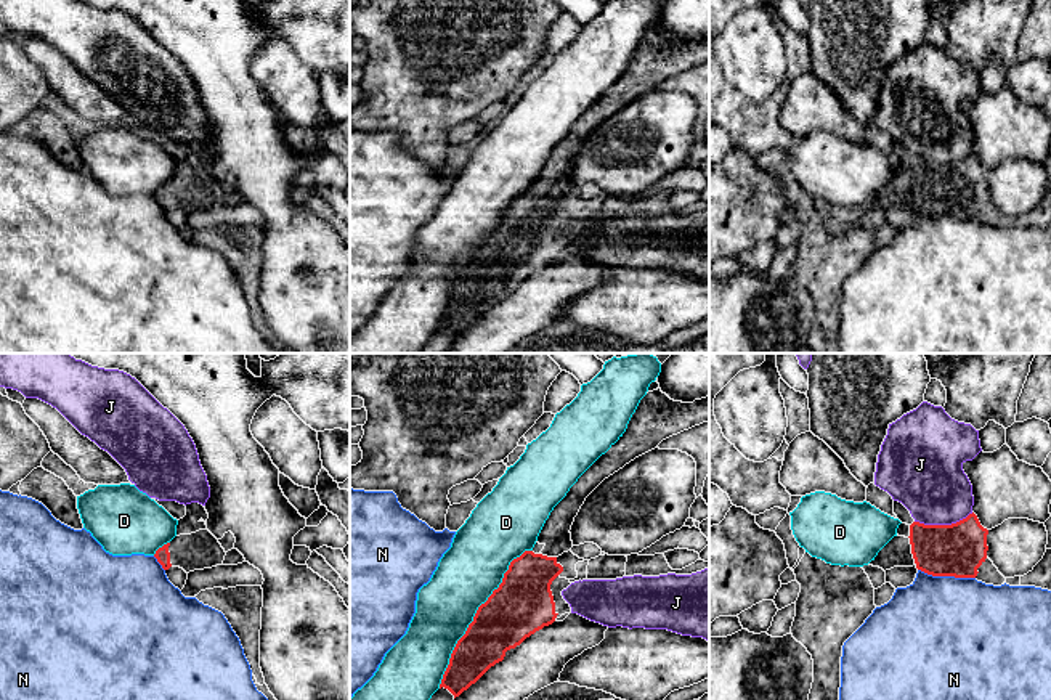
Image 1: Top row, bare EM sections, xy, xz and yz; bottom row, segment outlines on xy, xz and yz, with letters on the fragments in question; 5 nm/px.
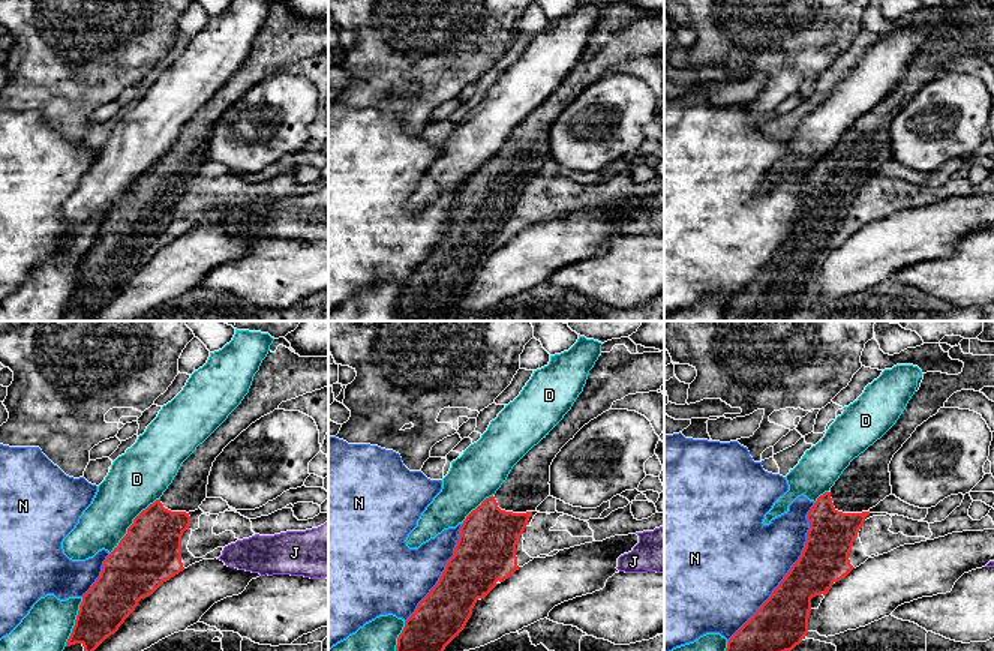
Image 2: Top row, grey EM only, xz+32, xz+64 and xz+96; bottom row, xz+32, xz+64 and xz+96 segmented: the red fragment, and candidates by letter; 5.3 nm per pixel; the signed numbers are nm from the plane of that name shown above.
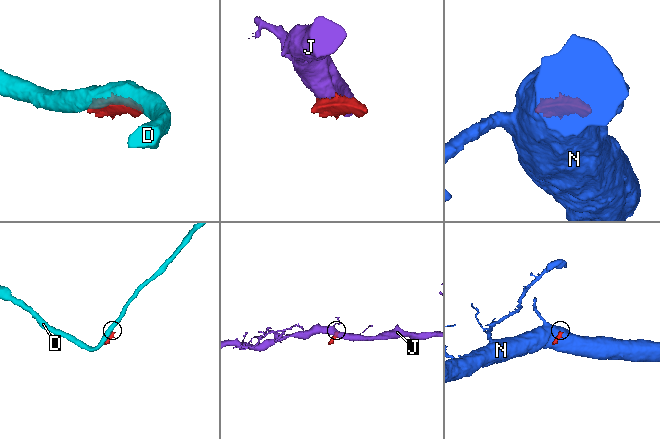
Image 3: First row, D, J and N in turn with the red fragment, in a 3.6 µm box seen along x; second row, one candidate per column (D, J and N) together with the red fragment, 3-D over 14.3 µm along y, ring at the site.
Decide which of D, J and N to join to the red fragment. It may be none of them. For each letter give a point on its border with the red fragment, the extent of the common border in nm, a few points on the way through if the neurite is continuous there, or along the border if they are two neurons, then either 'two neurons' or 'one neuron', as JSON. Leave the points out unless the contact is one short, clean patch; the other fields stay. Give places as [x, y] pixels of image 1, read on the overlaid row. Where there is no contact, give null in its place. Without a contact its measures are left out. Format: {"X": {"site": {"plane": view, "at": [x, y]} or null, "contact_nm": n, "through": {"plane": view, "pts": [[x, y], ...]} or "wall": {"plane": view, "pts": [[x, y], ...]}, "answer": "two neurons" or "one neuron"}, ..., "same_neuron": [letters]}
{"D": {"site": {"plane": "xz", "at": [475, 615]}, "contact_nm": 850, "answer": "two neurons"}, "J": {"site": {"plane": "yz", "at": [944, 525]}, "contact_nm": 300, "wall": {"plane": "yz", "pts": [[973, 512], [950, 524], [915, 522]]}, "answer": "two neurons"}, "N": {"site": {"plane": "yz", "at": [947, 575]}, "contact_nm": 300, "answer": "two neurons"}, "same_neuron": []}

